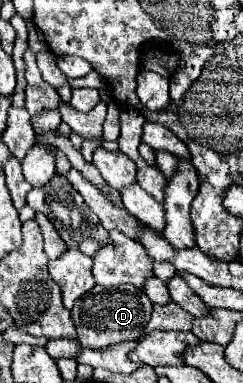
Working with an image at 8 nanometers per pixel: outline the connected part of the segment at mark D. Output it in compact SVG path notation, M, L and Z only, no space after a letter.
M95 285L91 293L85 293L83 297L79 297L79 301L75 301L71 317L77 327L81 345L89 349L103 349L107 345L139 337L141 329L147 325L151 317L151 309L153 305L149 297L141 289L135 289L133 285L121 285L119 289L103 289L101 285Z

